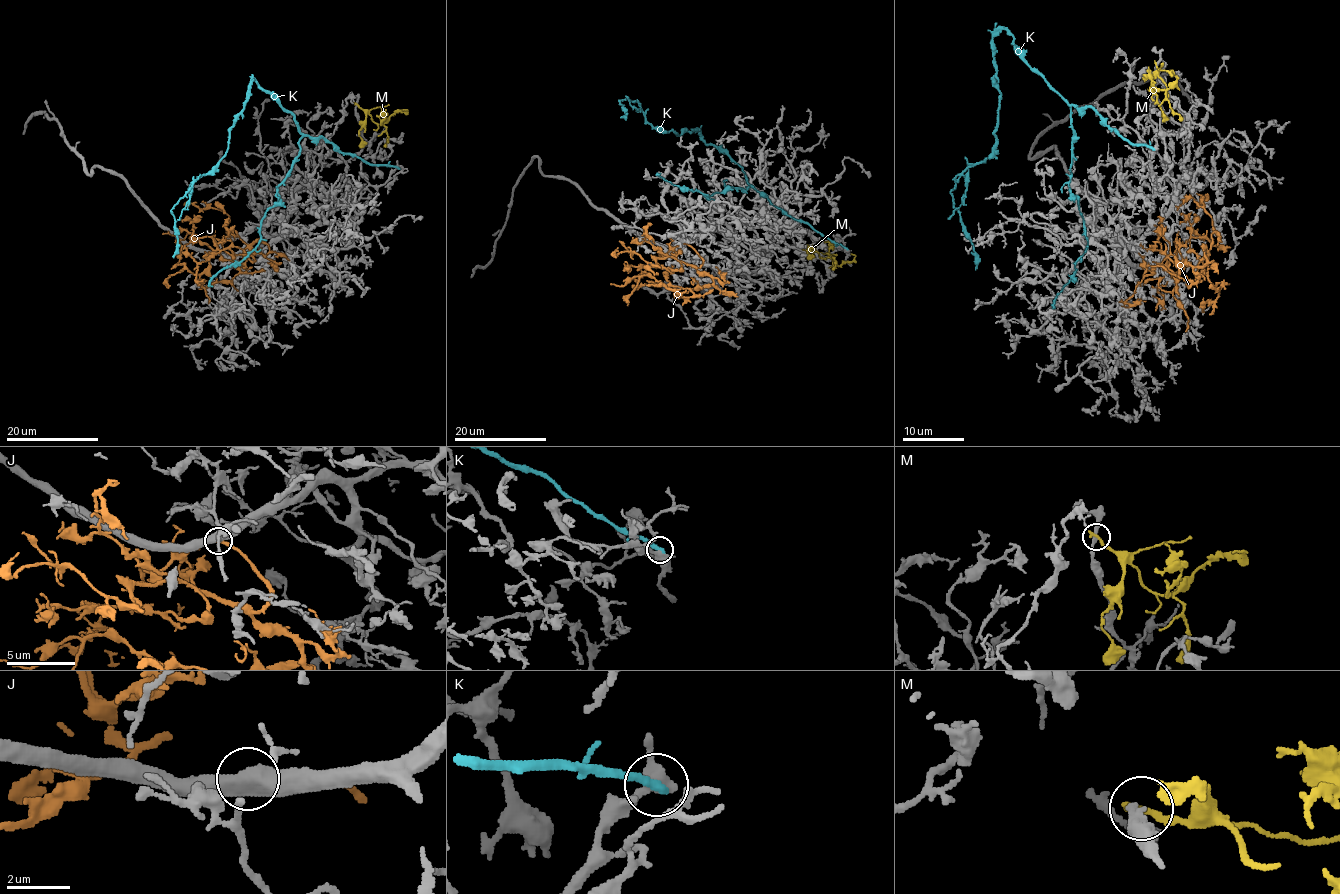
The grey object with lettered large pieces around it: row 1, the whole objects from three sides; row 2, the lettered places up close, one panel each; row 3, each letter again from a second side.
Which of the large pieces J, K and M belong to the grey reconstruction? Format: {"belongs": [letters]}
{"belongs": ["J"]}

